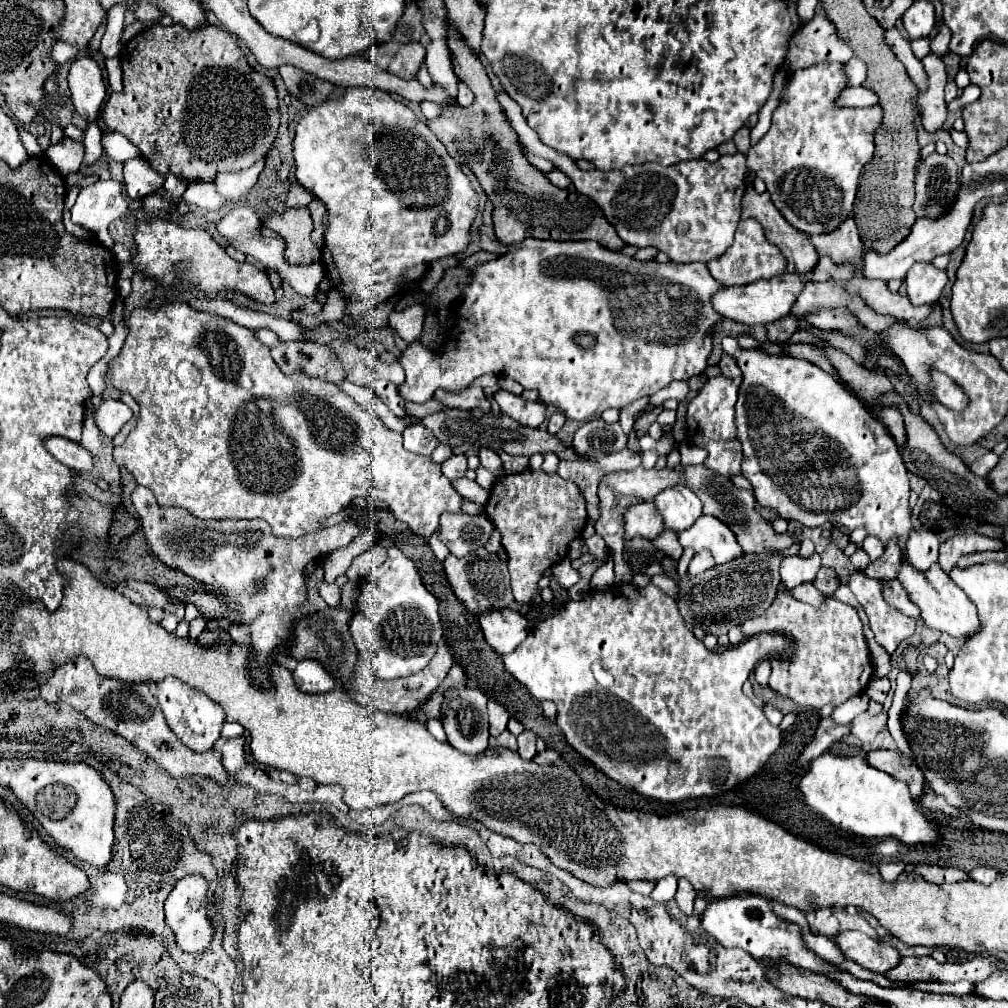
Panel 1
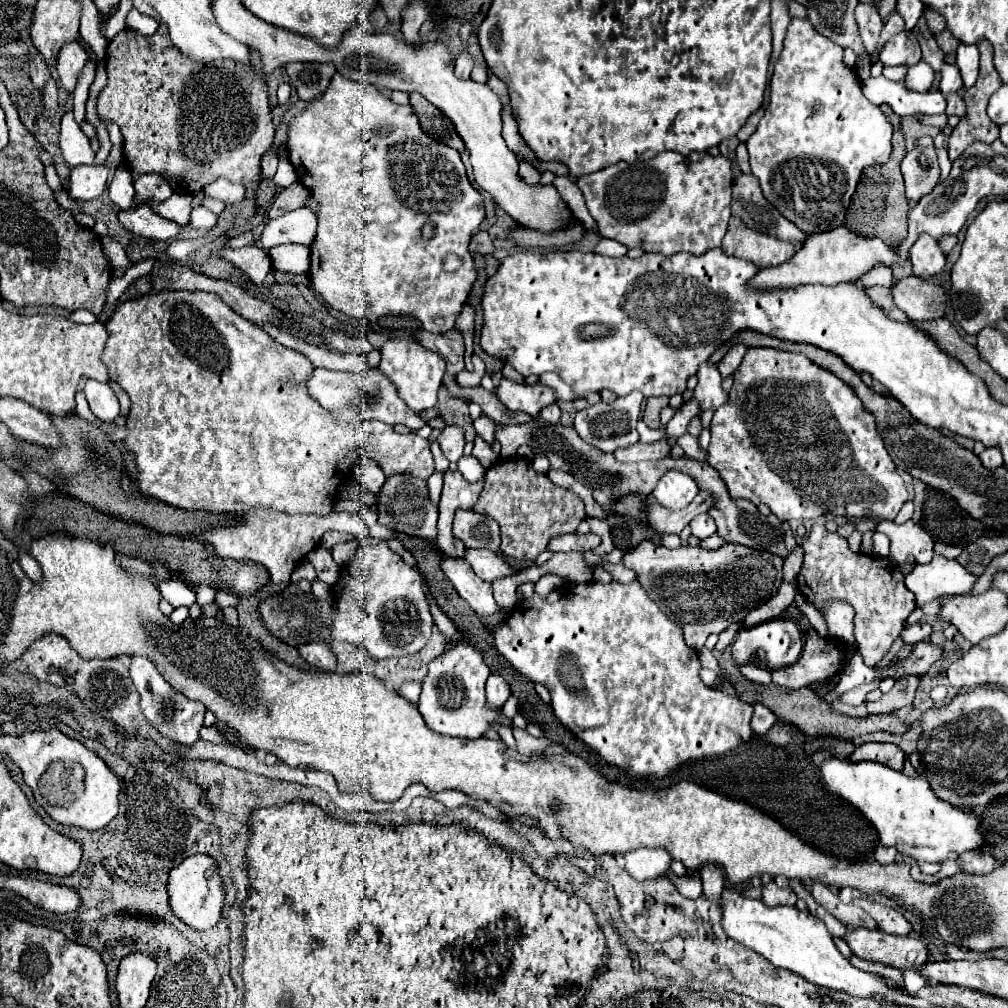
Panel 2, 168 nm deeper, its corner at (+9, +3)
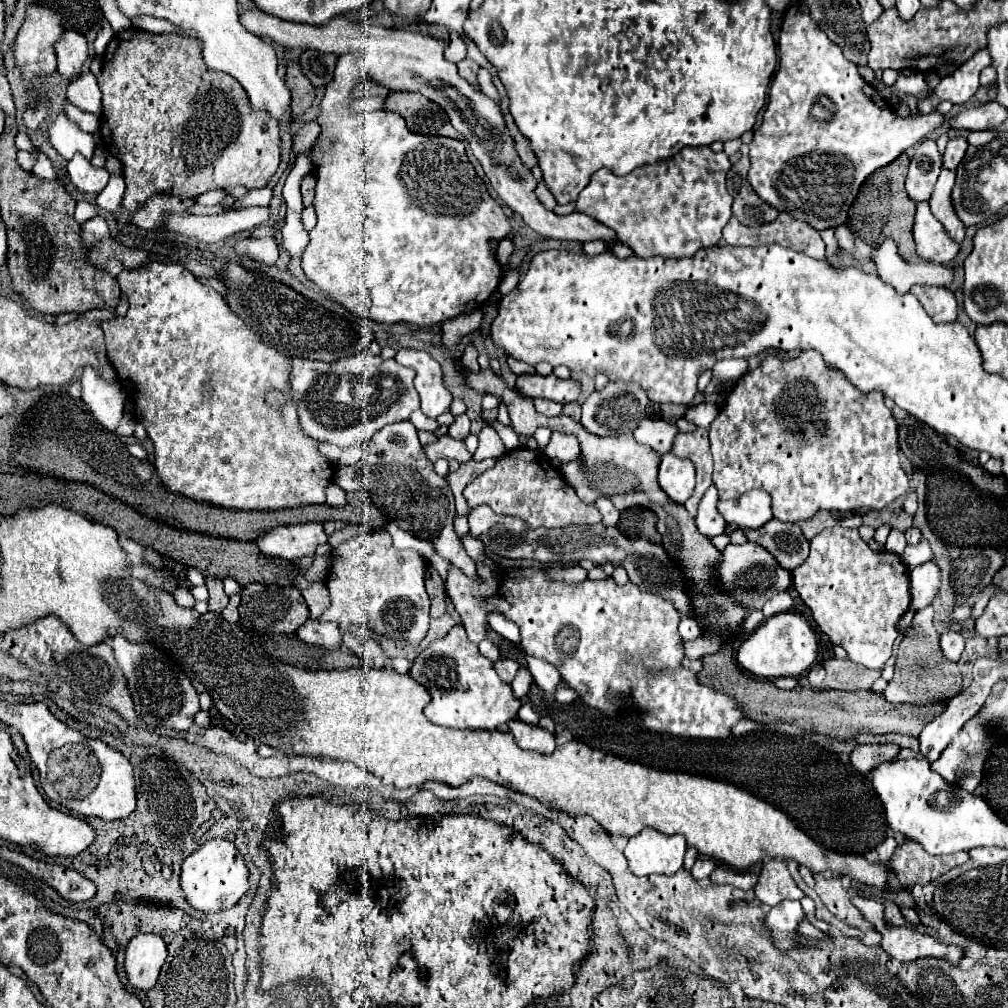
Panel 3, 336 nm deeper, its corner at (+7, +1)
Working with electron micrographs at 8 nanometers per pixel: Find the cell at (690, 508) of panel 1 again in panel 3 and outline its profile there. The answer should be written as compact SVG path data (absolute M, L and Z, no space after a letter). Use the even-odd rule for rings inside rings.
M672 453L662 455L658 481L662 491L668 497L672 497L672 501L684 503L694 491L694 481L696 481L694 463L690 459L676 457Z

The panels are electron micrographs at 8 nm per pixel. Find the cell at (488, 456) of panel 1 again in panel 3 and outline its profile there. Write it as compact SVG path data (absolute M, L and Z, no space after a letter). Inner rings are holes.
M488 425L482 429L482 433L478 435L478 439L480 439L480 445L478 445L478 451L474 453L476 461L482 461L486 457L498 459L498 457L502 457L506 453L506 447L500 441L498 433L492 427L488 427Z

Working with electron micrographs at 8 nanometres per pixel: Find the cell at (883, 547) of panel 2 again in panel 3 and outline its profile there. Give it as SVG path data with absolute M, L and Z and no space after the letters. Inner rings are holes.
M892 529L884 547L886 547L886 551L890 551L890 553L902 555L902 551L904 551L904 547L906 547L906 537L904 537L904 533Z

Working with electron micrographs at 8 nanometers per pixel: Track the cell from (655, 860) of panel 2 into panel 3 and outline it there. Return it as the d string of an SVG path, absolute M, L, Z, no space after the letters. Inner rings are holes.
M652 827L642 829L638 835L628 839L626 859L634 875L664 873L672 875L682 869L686 853L686 839L678 835L664 835Z

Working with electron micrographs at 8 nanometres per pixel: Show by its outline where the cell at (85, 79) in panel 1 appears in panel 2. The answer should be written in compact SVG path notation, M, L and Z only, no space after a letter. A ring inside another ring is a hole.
M66 43L60 49L56 69L58 69L60 81L68 93L74 93L86 61L88 61L88 55L80 43Z

